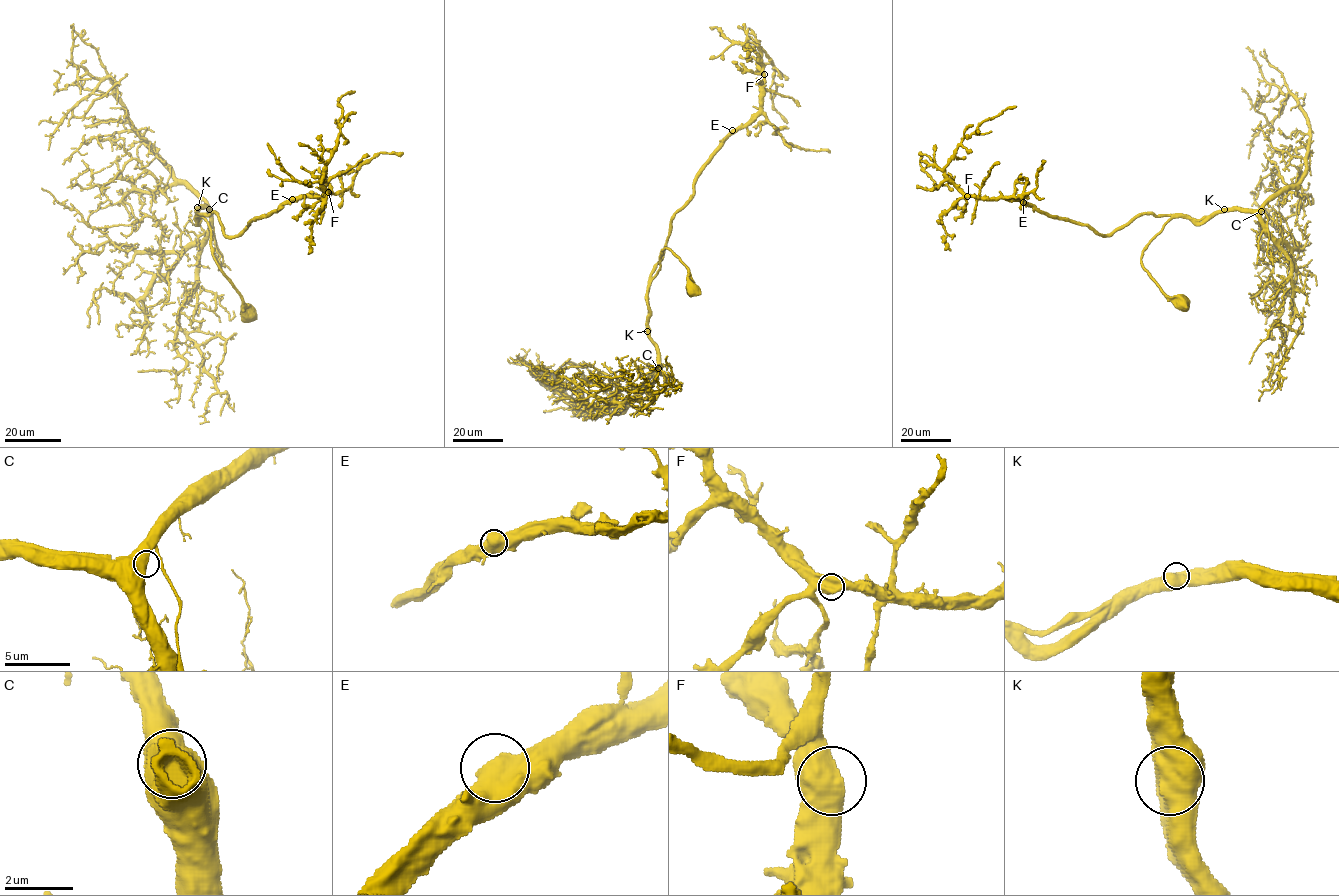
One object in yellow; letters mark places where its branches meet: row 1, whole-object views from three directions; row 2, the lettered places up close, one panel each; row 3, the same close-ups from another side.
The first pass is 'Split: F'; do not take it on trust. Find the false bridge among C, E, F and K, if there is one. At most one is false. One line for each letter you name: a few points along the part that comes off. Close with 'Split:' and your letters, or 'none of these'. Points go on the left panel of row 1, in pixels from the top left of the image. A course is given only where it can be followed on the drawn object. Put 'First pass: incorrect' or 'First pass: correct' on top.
First pass: incorrect
Split: none of these

